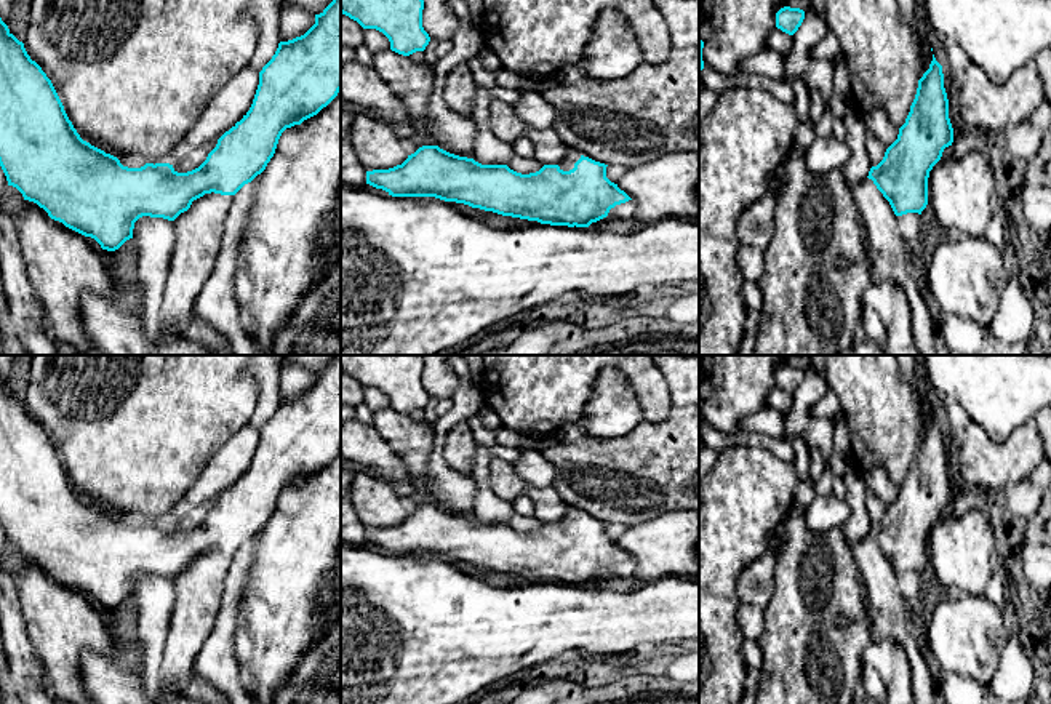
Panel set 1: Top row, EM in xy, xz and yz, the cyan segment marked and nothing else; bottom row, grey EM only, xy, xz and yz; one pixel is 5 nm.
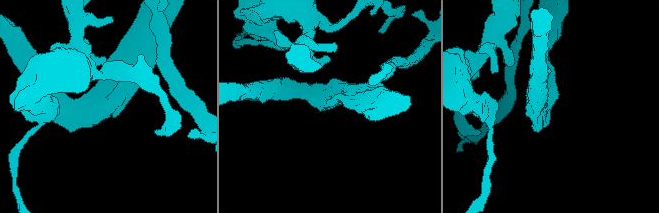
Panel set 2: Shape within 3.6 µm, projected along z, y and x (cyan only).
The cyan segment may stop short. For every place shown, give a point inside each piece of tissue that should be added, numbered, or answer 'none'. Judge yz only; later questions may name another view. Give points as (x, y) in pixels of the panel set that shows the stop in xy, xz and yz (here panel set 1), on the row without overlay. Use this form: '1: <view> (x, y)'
1: yz (887, 607)

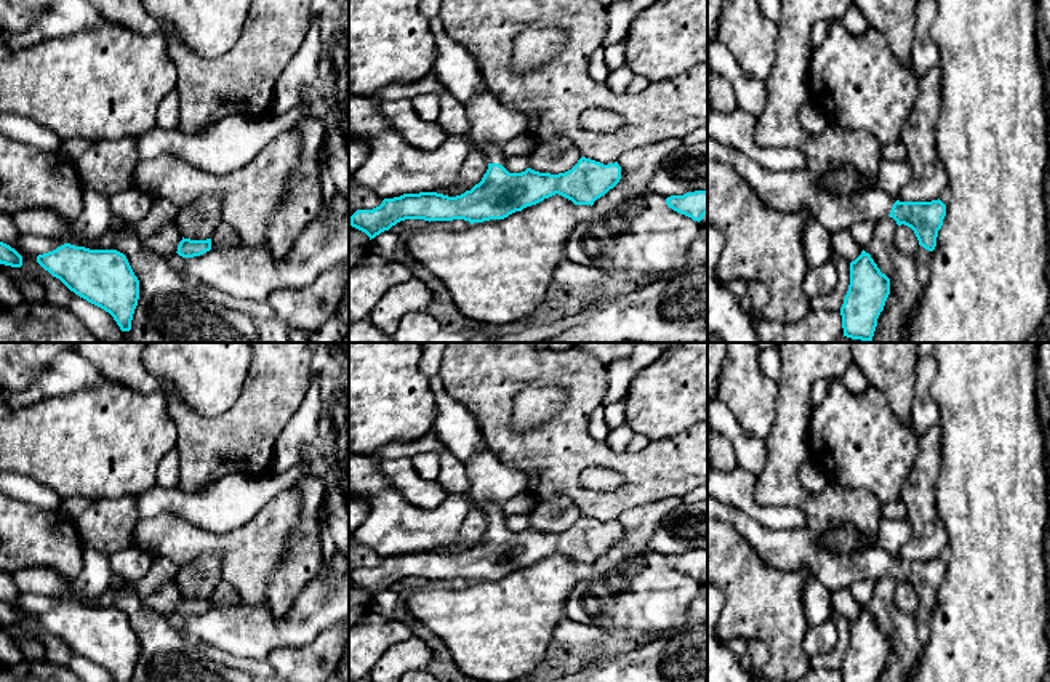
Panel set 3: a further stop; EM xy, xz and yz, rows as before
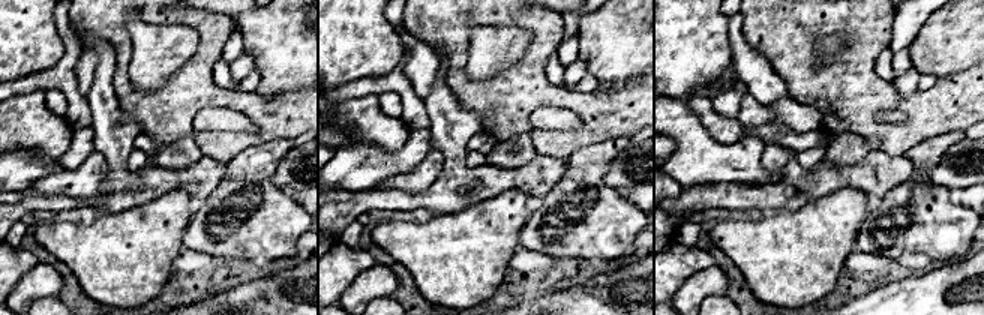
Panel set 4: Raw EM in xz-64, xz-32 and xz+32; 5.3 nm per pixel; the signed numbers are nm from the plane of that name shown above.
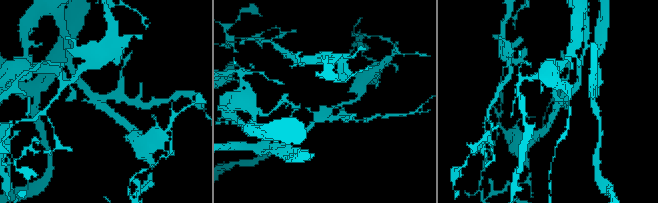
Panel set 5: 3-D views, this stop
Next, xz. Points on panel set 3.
1: xz (492, 484)

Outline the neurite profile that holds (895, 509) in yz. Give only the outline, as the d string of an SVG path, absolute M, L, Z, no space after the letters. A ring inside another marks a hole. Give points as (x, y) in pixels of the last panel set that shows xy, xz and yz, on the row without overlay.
M901 499L882 503L882 519L908 519L906 504Z

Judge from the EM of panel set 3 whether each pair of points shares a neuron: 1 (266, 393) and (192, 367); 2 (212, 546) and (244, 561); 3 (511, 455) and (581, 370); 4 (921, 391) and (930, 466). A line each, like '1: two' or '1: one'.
1: two
2: one
3: one
4: two

